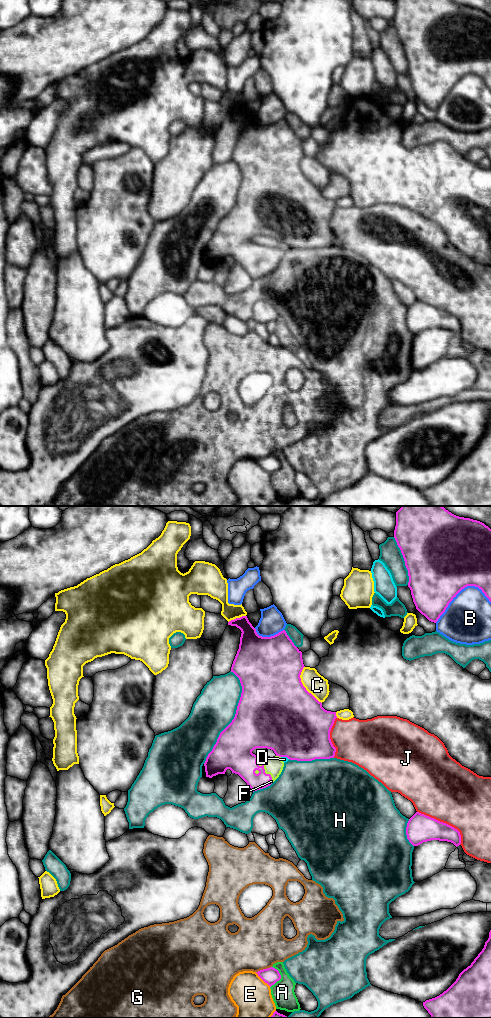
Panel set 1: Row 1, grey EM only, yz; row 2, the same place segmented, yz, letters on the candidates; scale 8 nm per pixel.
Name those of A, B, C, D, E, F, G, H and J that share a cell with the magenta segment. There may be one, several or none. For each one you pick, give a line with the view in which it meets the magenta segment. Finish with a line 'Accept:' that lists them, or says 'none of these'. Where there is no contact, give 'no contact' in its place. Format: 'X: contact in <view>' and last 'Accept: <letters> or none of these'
F: contact in yz
Accept: F

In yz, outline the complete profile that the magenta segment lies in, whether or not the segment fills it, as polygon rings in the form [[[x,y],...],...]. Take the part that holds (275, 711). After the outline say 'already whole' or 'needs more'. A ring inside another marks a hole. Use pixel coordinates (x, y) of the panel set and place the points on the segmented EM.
[[[242,616],[228,622],[241,630],[240,644],[231,672],[240,680],[242,686],[241,697],[236,714],[232,722],[220,733],[212,751],[204,763],[206,777],[212,778],[218,774],[225,774],[227,769],[238,774],[251,788],[257,791],[270,786],[281,774],[284,762],[282,757],[297,761],[312,761],[315,759],[334,758],[336,748],[330,739],[330,731],[337,718],[336,712],[327,711],[301,682],[301,672],[305,667],[302,652],[294,645],[283,630],[271,637],[259,636],[256,629],[249,622],[247,616]],[[256,748],[267,748],[274,751],[275,757],[256,756],[252,751]]] | needs more

